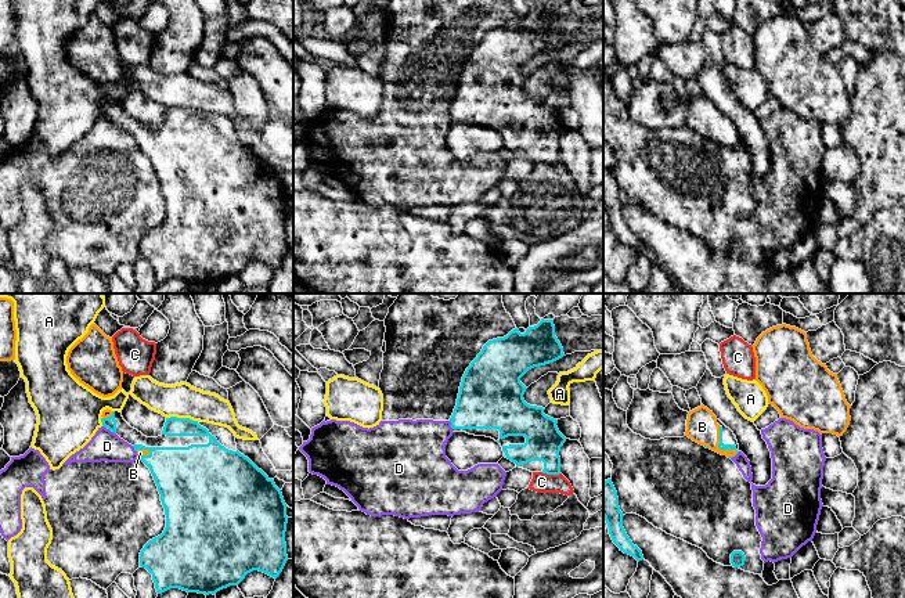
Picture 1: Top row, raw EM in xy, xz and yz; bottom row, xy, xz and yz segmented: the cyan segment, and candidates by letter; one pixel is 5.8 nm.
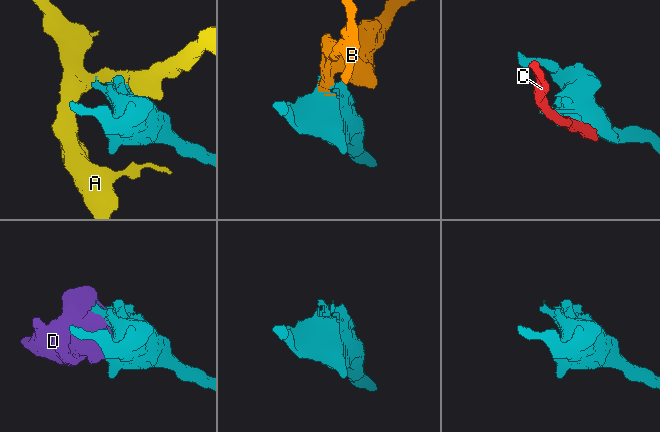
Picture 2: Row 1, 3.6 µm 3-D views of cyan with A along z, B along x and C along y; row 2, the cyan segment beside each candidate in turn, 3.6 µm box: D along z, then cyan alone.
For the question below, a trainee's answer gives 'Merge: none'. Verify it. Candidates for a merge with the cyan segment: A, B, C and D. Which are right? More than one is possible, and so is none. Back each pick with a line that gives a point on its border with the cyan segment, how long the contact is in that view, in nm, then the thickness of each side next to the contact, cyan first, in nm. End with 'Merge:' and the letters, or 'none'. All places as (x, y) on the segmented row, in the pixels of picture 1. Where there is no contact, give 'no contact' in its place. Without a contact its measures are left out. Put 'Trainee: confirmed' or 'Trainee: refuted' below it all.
B: meets cyan in yz at (720, 449); contact 200 nm long; 50 nm thick on the cyan side, 180 nm on the other
Merge: B
Trainee: refuted

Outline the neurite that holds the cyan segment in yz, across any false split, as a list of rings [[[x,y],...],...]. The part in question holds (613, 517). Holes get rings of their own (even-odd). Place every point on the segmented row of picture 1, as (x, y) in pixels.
[[[612,479],[603,480],[603,518],[607,523],[609,534],[620,551],[634,556],[639,562],[643,559],[642,551],[627,536],[623,527],[623,516]]]

